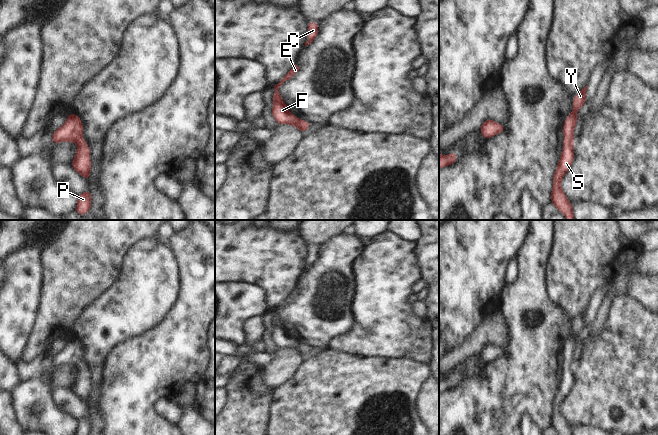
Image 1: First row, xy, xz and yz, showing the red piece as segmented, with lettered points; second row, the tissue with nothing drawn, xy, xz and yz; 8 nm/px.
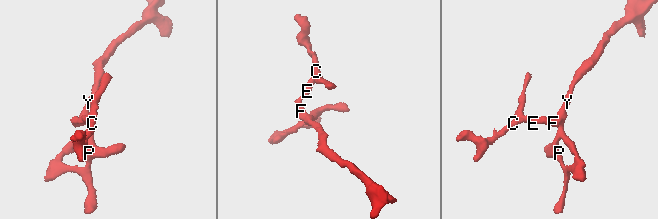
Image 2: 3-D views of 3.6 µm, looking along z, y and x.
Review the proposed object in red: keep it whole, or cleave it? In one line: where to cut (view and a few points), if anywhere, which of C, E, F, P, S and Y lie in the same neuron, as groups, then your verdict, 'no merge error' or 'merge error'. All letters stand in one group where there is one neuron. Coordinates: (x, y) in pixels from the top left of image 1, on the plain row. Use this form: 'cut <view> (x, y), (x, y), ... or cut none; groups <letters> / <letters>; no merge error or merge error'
cut none; groups C E F P S Y; no merge error

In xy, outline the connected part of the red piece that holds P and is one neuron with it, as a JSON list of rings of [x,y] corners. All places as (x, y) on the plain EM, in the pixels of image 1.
[[[85,415],[77,420],[78,427],[75,435],[90,435],[91,434],[91,419],[92,415]]]

